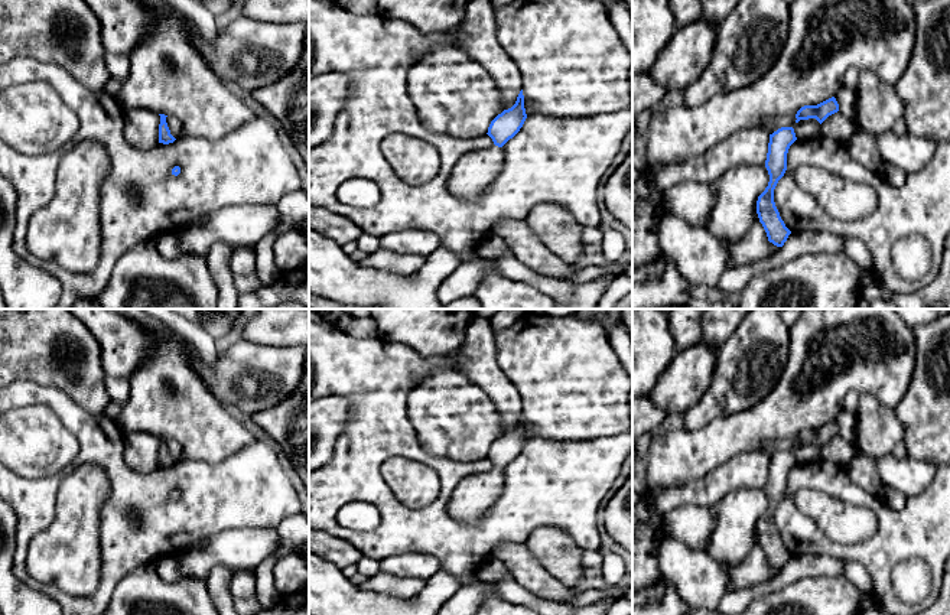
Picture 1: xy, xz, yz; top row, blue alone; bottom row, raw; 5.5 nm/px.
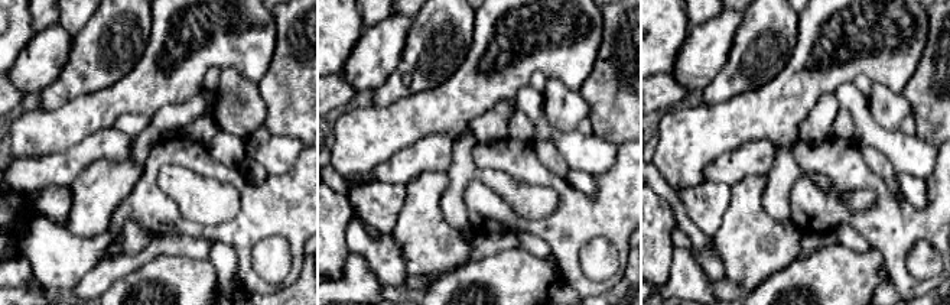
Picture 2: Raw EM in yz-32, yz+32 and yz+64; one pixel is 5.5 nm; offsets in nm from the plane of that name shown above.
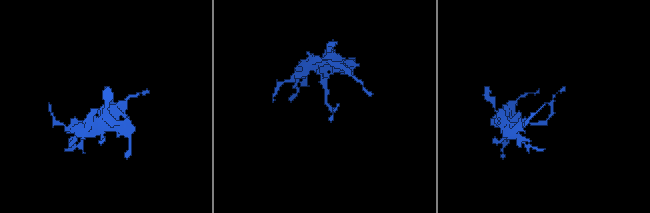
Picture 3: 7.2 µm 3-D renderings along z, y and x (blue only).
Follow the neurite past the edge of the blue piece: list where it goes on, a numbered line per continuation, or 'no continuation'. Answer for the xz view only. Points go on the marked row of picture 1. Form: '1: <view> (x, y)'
1: xz (474, 172)

